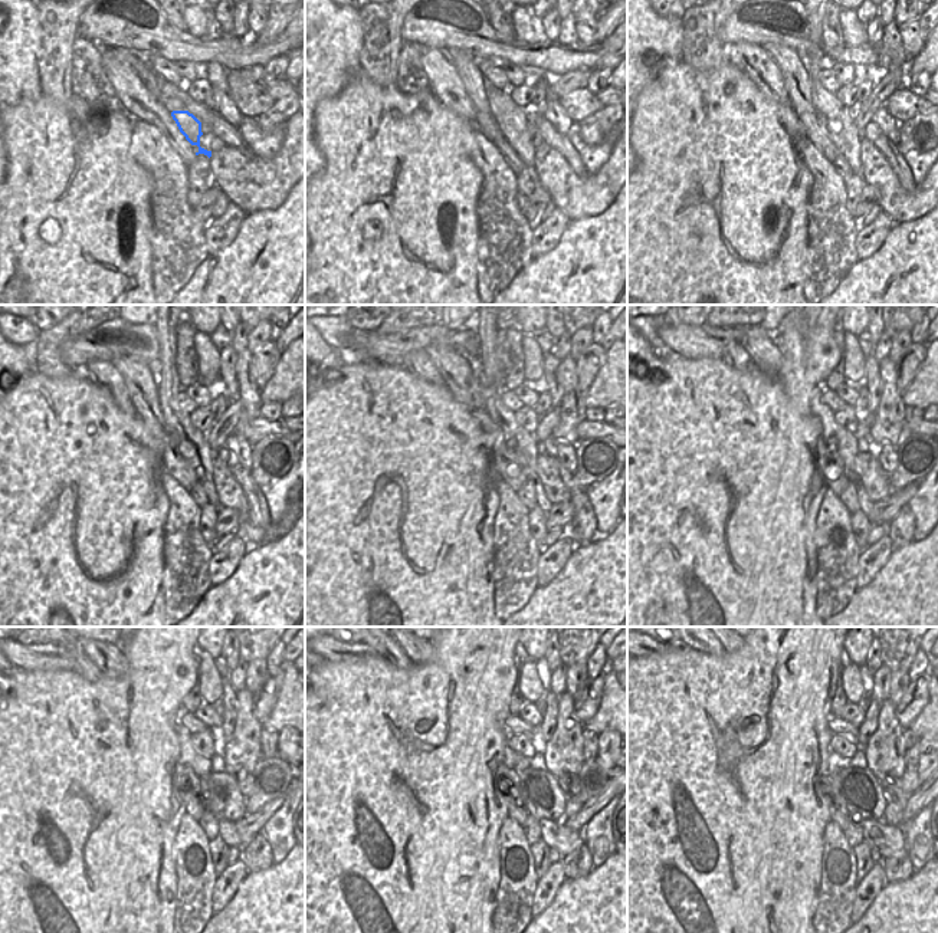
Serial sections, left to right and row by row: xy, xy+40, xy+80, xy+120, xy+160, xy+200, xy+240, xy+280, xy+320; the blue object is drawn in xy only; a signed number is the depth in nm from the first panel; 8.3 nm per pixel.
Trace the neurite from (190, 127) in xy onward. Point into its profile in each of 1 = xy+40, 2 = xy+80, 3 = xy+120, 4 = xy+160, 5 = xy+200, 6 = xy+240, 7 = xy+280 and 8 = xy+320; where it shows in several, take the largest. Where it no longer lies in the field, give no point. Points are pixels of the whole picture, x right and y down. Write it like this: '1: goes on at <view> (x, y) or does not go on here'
1: goes on at xy+40 (512, 120)
2: goes on at xy+80 (843, 135)
3: goes on at xy+120 (177, 421)
4: goes on at xy+160 (491, 377)
5: goes on at xy+200 (846, 443)
6: goes on at xy+240 (189, 756)
7: goes on at xy+280 (556, 834)
8: goes on at xy+320 (888, 840)

